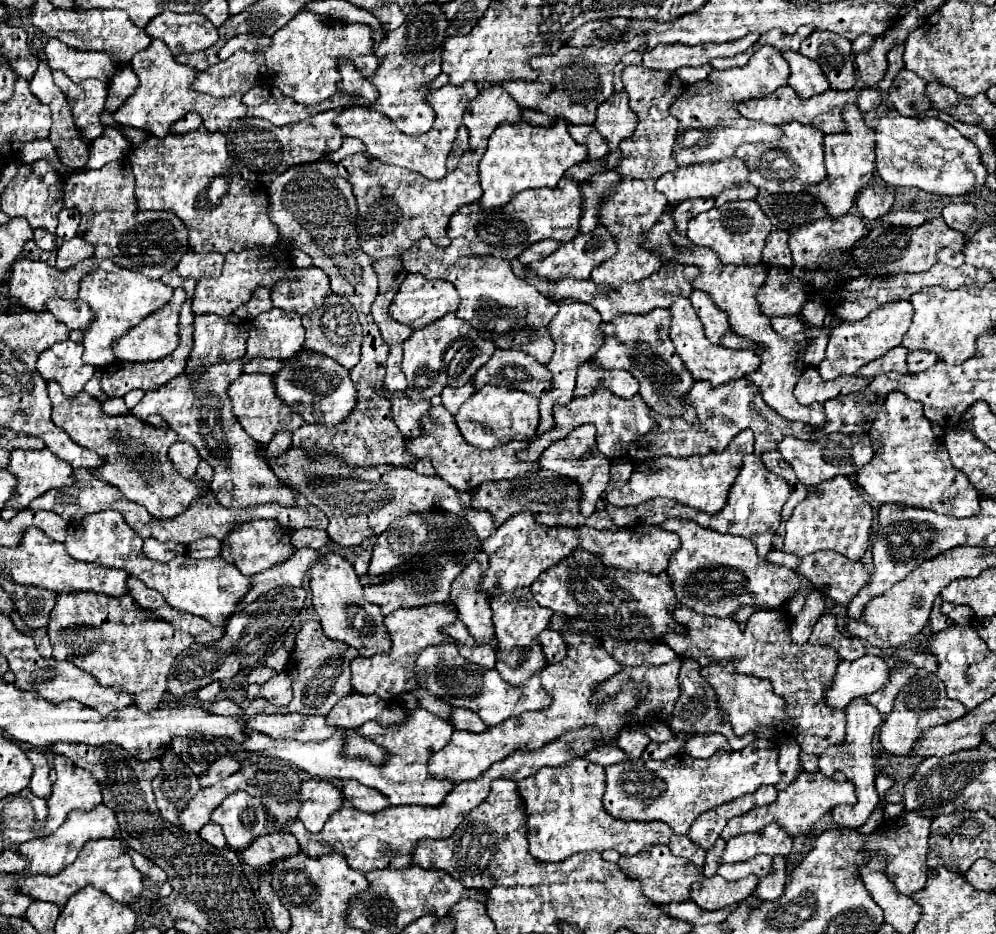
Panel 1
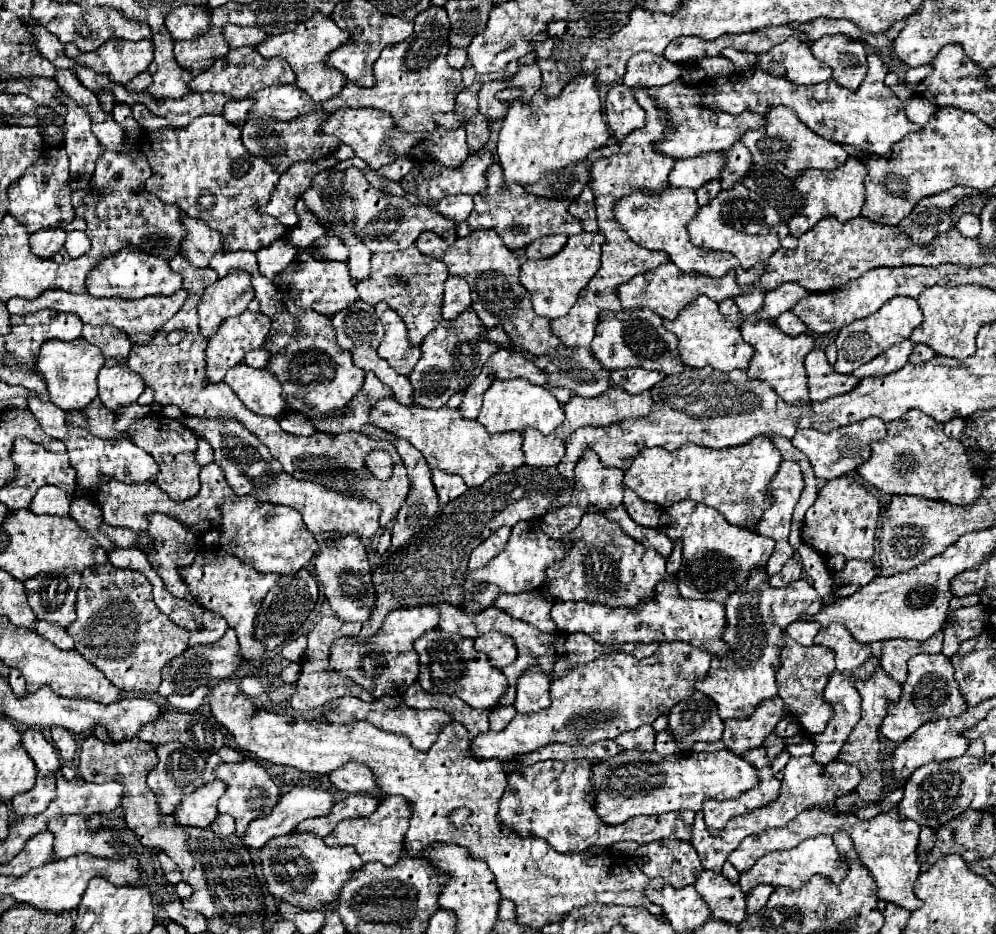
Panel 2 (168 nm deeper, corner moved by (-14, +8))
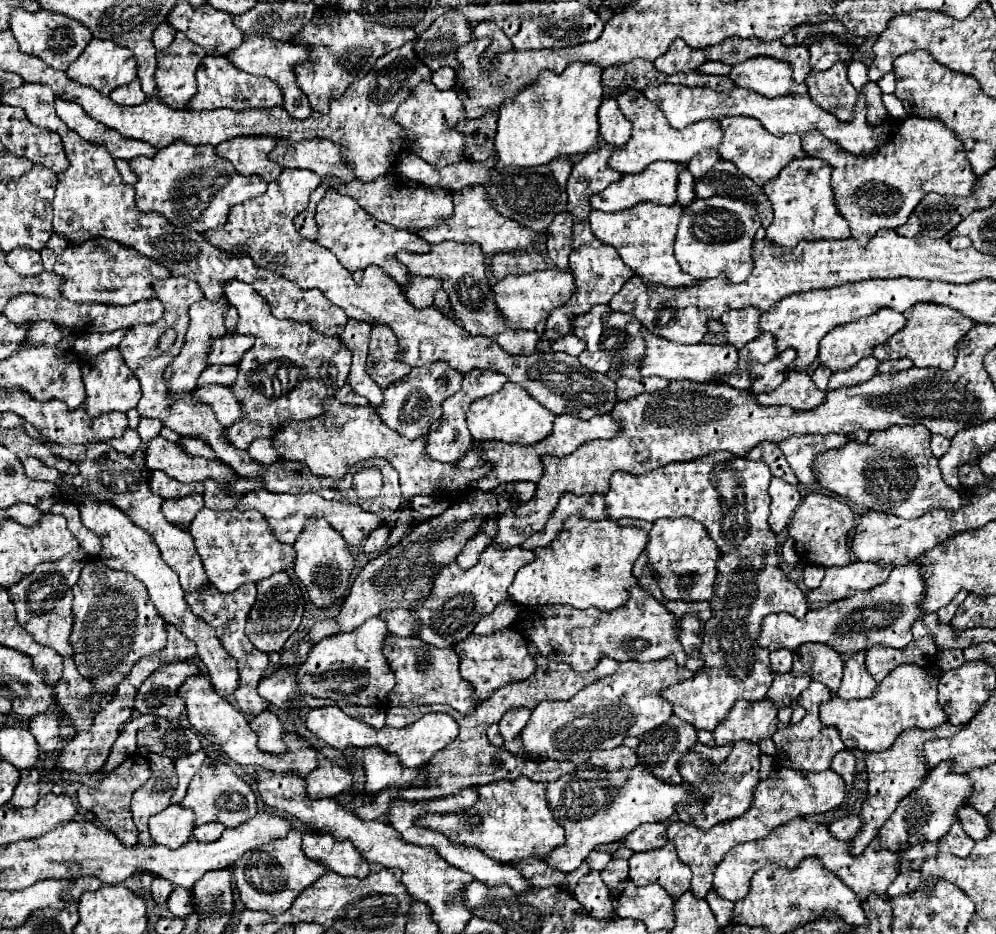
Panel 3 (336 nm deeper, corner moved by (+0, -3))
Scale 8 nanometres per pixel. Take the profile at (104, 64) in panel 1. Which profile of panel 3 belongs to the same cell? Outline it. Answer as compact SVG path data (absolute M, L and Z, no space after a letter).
M92 38L80 58L68 66L66 74L78 84L92 86L108 96L114 88L136 80L136 60L128 48Z

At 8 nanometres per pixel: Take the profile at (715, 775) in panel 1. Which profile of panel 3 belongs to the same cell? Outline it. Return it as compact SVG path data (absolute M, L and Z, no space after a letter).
M644 766L616 772L606 772L600 768L576 770L574 774L564 774L556 782L550 782L546 798L548 806L552 806L556 822L566 830L566 844L552 850L548 860L544 860L558 872L576 870L594 848L624 840L624 836L634 832L640 824L668 820L676 814L674 806L698 802L692 798L686 784L672 786L660 782Z

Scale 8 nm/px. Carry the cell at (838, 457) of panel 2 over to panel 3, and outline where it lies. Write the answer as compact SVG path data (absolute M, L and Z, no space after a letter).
M856 430L852 434L796 434L782 440L778 446L784 452L794 476L800 484L814 484L816 478L812 474L812 464L816 456L826 452L828 448L840 448L846 442L866 442L870 436L868 430Z

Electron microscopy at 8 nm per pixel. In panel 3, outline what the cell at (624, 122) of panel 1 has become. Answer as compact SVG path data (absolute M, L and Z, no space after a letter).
M606 98L598 110L598 122L600 122L600 134L608 144L620 146L626 144L630 138L632 124L624 118L614 98Z

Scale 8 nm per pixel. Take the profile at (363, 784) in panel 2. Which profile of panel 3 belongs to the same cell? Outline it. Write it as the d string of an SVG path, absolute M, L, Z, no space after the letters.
M318 754L318 768L314 768L304 782L308 796L334 798L352 788L352 774L342 766L330 762L324 754Z

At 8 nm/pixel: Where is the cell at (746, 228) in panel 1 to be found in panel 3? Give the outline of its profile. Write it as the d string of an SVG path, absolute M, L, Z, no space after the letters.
M728 196L696 198L682 210L674 244L674 256L680 268L696 280L724 274L732 282L744 282L754 268L750 250L758 228L760 216L752 204L732 200Z

